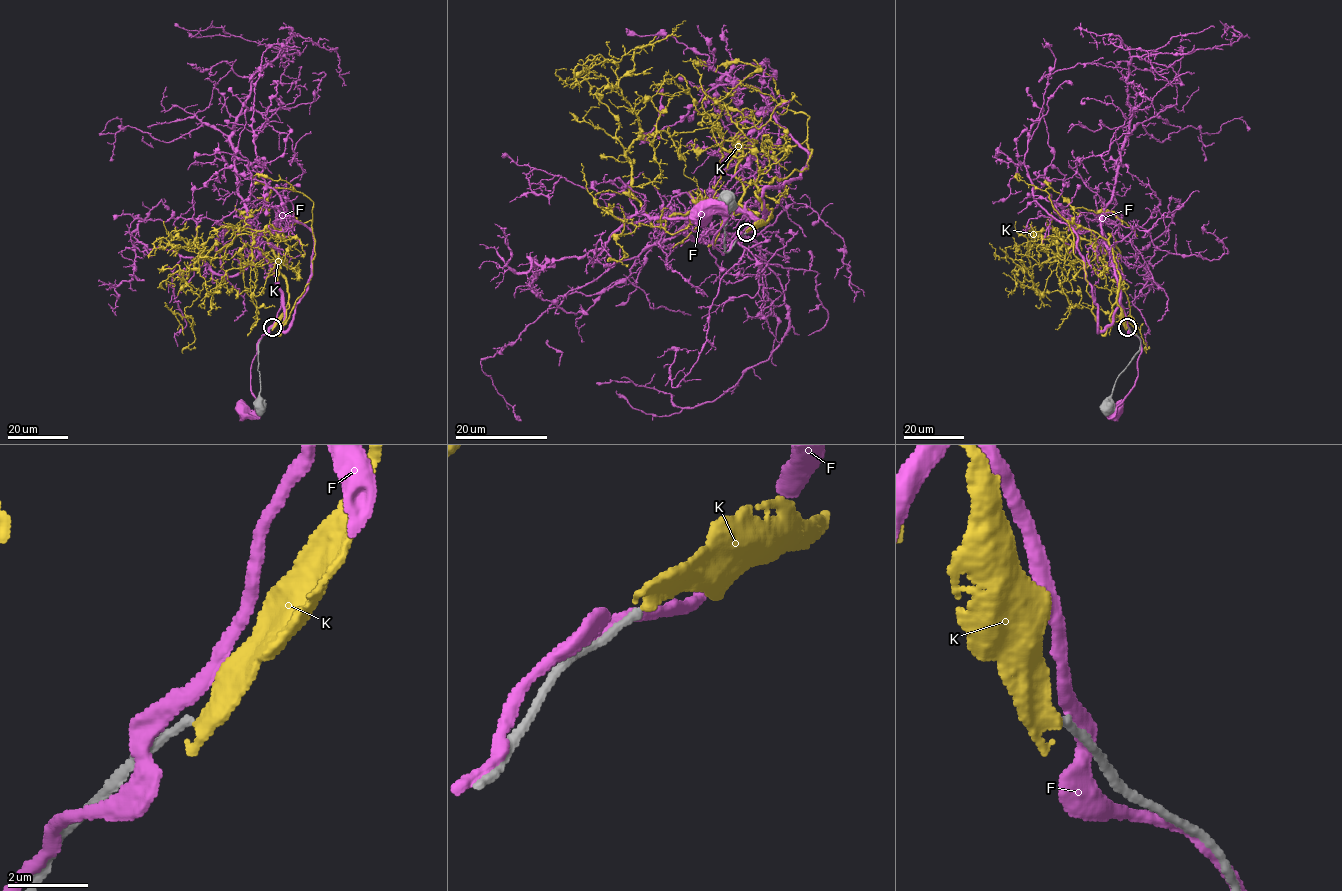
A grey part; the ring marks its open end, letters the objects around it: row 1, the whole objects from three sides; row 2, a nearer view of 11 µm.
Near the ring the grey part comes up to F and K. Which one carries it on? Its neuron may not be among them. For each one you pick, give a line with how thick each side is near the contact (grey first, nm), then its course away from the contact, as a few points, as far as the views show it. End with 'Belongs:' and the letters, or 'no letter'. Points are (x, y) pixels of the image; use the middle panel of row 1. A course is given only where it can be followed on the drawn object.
Belongs: no letter

